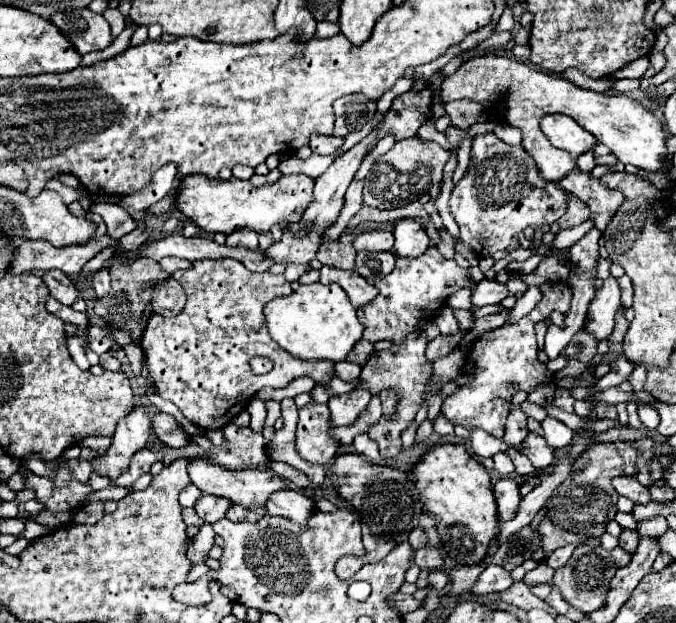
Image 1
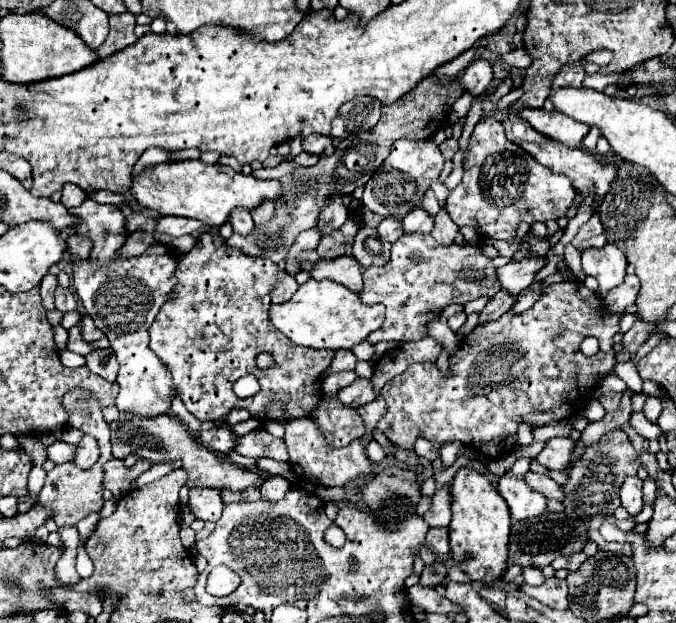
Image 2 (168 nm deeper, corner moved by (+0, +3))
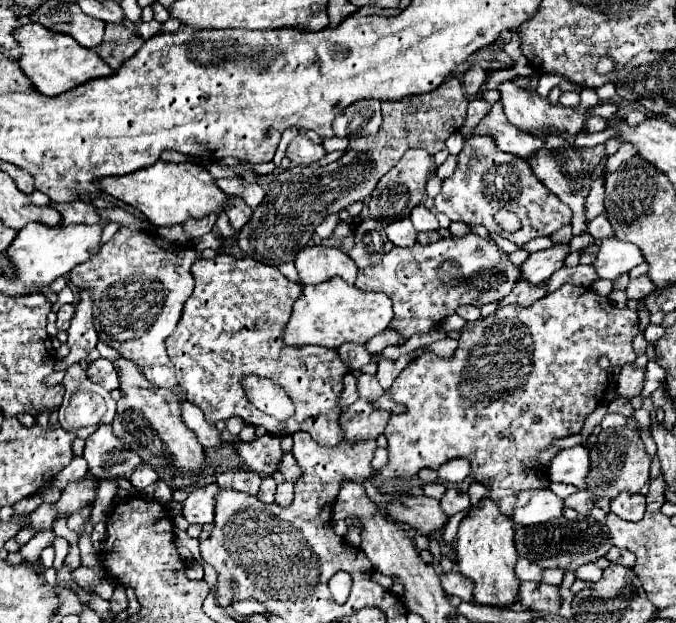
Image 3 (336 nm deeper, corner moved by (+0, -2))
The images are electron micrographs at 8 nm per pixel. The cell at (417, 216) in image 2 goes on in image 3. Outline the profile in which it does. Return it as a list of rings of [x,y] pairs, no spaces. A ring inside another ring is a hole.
[[[419,204],[413,212],[411,212],[411,222],[415,226],[417,232],[427,232],[427,230],[437,230],[439,224],[437,224],[437,218],[431,210],[427,210],[423,204]]]

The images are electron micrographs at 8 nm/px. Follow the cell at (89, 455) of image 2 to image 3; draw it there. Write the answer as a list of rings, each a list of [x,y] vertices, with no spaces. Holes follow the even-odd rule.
[[[111,424],[99,426],[99,430],[87,438],[83,456],[89,464],[89,474],[95,478],[127,476],[141,462],[141,458],[133,454],[129,446],[113,436]]]

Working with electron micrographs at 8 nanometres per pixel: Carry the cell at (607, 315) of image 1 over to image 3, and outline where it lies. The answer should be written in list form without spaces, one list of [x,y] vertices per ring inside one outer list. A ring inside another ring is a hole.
[[[605,238],[599,242],[599,252],[595,254],[593,268],[601,280],[615,282],[621,274],[641,264],[641,252],[633,244],[617,242],[615,238]]]

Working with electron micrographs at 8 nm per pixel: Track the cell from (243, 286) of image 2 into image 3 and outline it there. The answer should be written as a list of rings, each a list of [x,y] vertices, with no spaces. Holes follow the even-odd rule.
[[[217,254],[211,260],[199,258],[191,266],[191,274],[195,278],[195,290],[183,306],[175,332],[165,340],[167,354],[177,370],[177,382],[187,392],[187,400],[203,410],[205,420],[209,424],[227,420],[231,416],[239,416],[245,420],[245,424],[263,426],[269,434],[275,436],[289,436],[297,430],[305,430],[311,434],[311,438],[317,444],[337,446],[343,440],[341,428],[337,424],[337,418],[341,414],[341,408],[337,406],[337,398],[343,388],[343,376],[347,374],[345,364],[341,362],[337,350],[325,350],[319,346],[305,346],[299,350],[287,346],[281,338],[281,330],[289,320],[291,308],[299,298],[303,286],[289,282],[275,266],[261,264],[249,256],[235,258],[229,254]],[[249,374],[259,378],[269,378],[273,384],[281,386],[293,400],[295,414],[289,420],[279,422],[263,414],[261,410],[257,410],[249,402],[243,388],[243,378]]]

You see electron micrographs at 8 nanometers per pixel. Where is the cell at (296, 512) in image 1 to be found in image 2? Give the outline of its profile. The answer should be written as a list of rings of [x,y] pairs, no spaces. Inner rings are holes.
[[[267,477],[265,485],[261,485],[261,495],[263,499],[269,501],[279,501],[287,491],[289,491],[289,481],[283,477]]]

